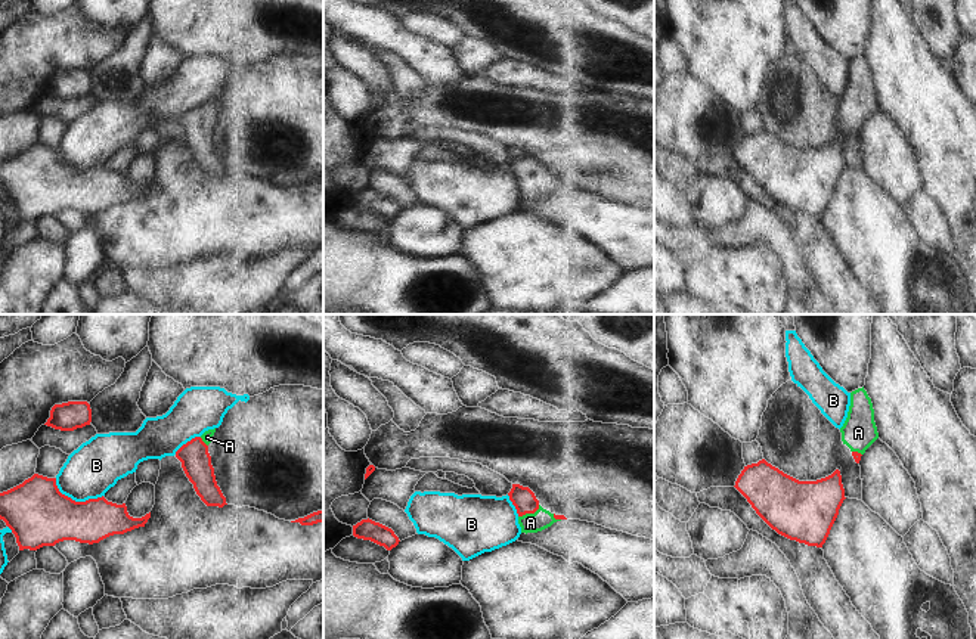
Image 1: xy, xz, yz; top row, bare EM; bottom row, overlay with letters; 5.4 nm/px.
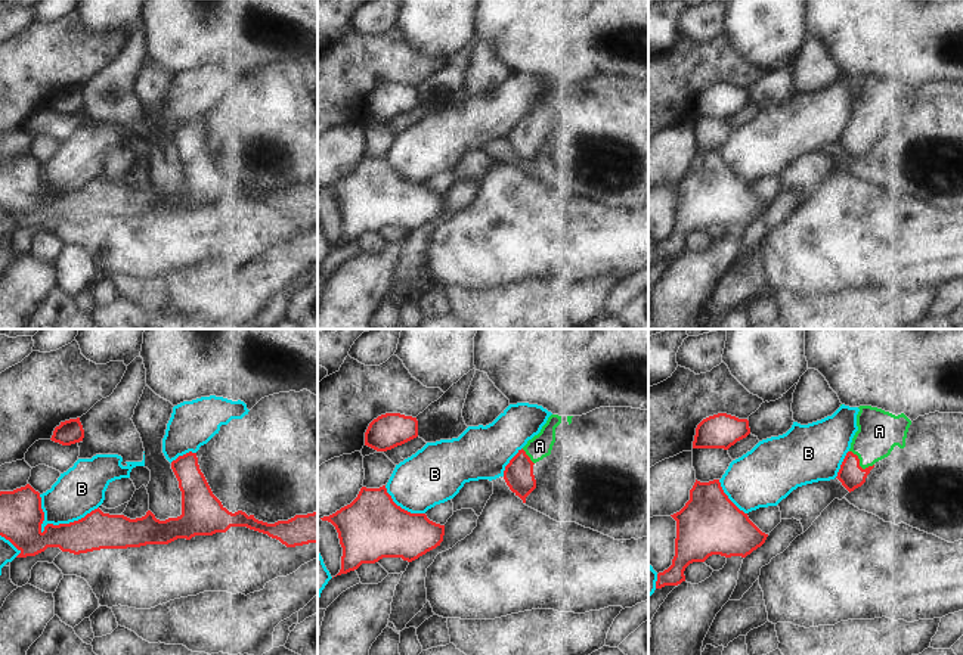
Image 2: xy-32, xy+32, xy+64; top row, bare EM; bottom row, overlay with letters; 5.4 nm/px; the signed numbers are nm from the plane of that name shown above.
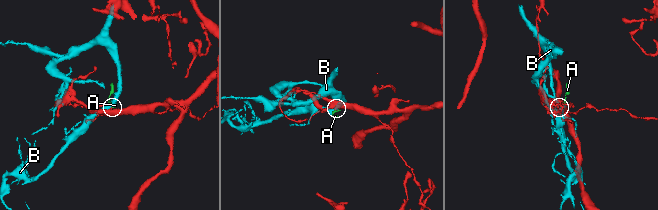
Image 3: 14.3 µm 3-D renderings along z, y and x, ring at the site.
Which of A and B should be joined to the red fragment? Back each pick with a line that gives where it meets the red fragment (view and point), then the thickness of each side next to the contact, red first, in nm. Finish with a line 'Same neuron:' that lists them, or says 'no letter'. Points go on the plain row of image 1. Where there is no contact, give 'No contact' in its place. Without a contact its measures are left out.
A: Touches red at xz (529, 182). Thickness 130 nm (red) against 110 nm
Same neuron: A.

